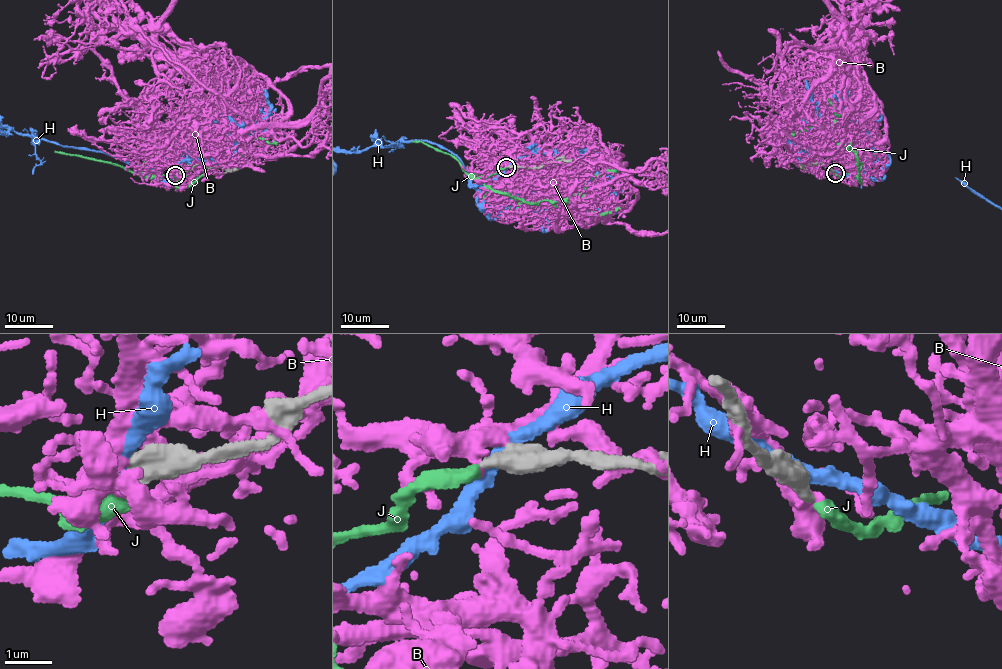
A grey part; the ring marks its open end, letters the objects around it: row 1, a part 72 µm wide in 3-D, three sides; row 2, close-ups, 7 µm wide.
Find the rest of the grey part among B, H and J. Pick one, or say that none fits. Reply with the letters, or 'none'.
J

